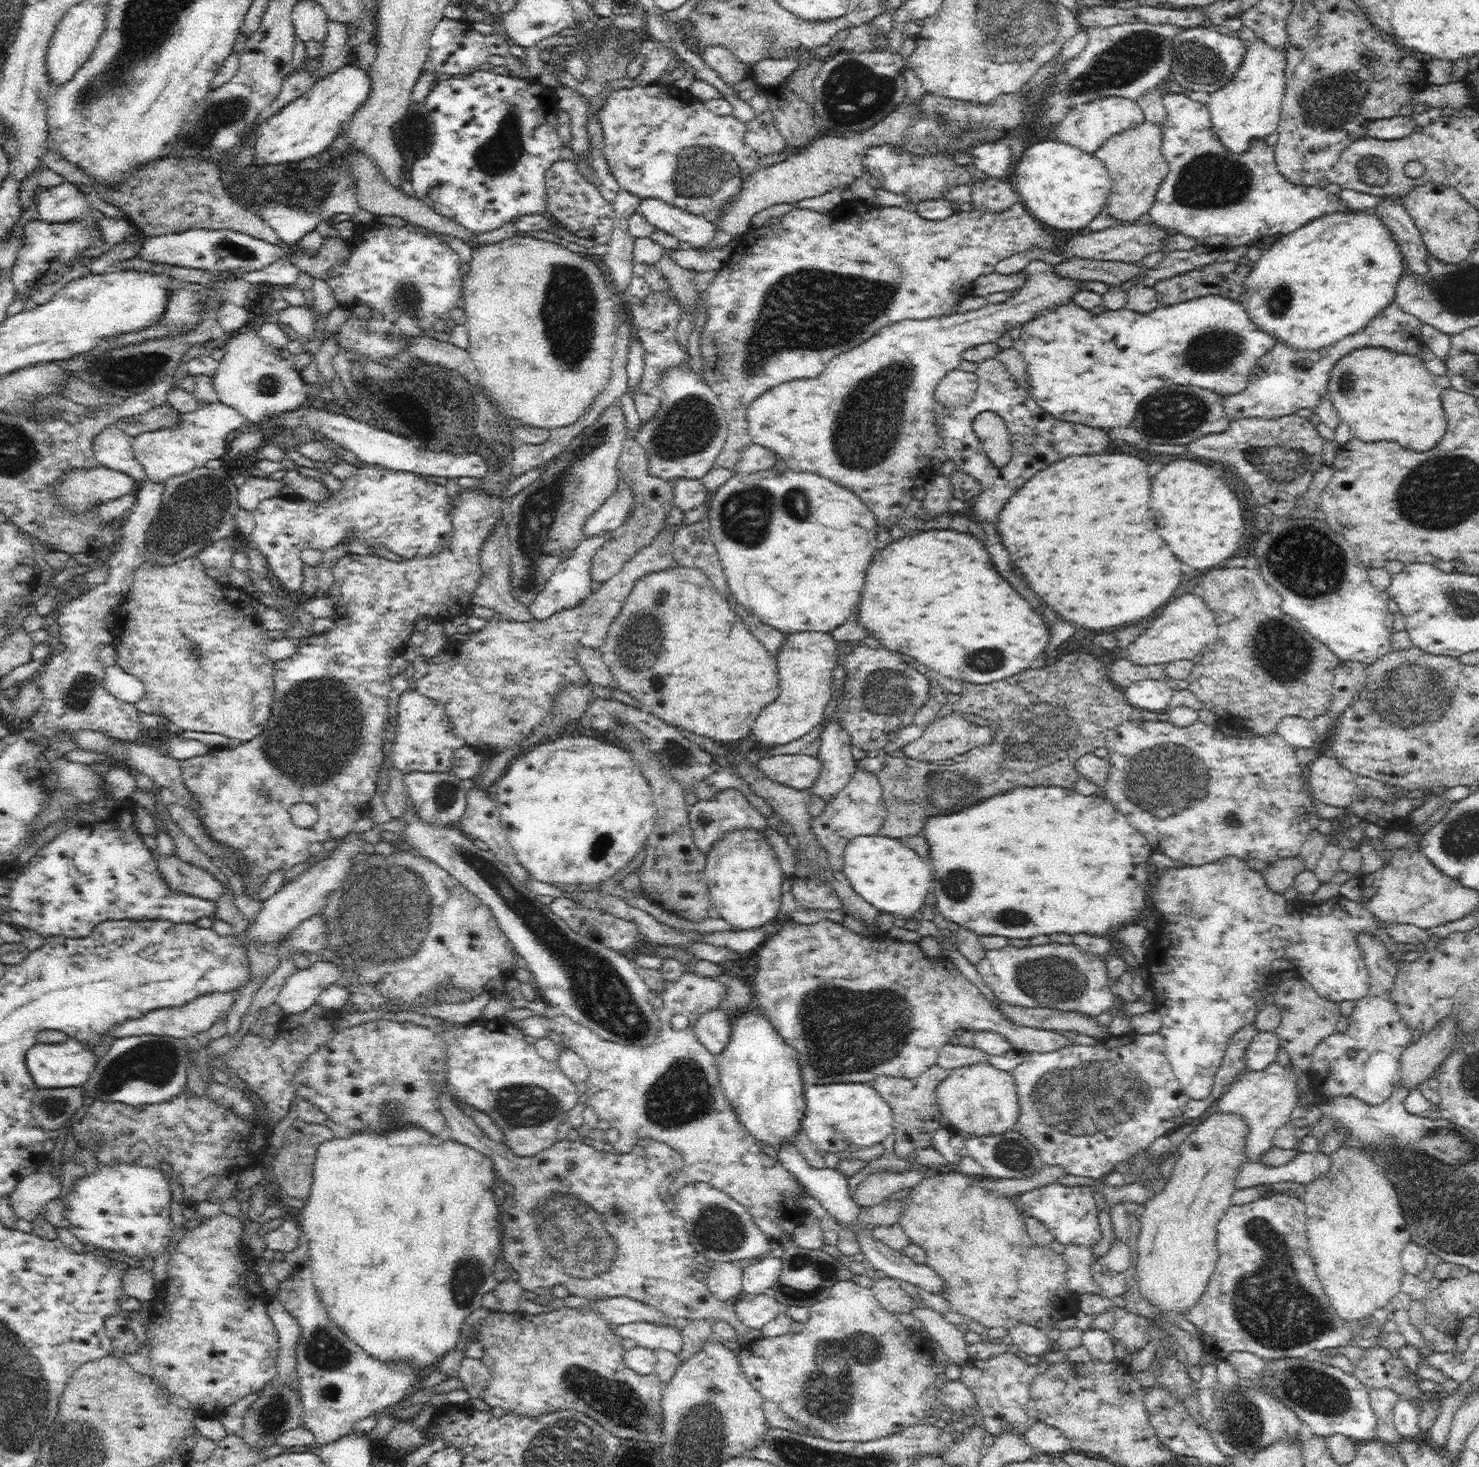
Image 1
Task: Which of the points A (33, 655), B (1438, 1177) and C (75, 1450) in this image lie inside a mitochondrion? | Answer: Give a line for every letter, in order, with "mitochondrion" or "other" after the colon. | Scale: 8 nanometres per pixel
A: other
B: mitochondrion
C: mitochondrion

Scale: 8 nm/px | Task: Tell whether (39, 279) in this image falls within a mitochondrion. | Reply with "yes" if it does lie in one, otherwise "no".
no

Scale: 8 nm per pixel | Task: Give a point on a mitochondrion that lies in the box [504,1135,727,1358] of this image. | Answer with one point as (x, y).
(567, 1225)

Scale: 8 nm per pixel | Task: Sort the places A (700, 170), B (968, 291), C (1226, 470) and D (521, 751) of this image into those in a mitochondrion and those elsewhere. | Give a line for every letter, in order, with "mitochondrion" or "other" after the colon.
A: mitochondrion
B: other
C: other
D: other

